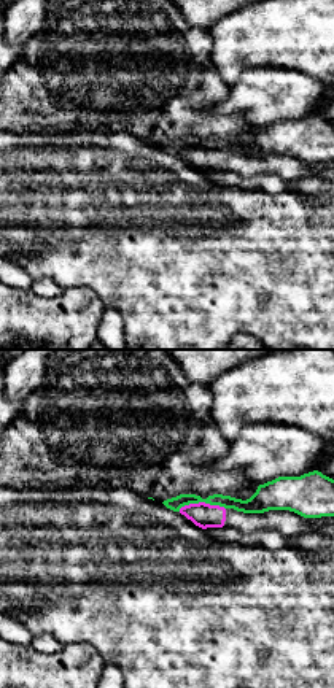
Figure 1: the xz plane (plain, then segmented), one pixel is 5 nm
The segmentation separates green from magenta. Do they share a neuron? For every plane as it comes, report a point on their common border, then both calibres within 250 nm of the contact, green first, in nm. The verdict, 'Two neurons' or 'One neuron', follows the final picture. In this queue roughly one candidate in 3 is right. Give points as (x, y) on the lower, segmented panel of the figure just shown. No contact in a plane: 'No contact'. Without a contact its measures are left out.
Touches green at (201, 501). Thickness 80 nm (green) against 130 nm

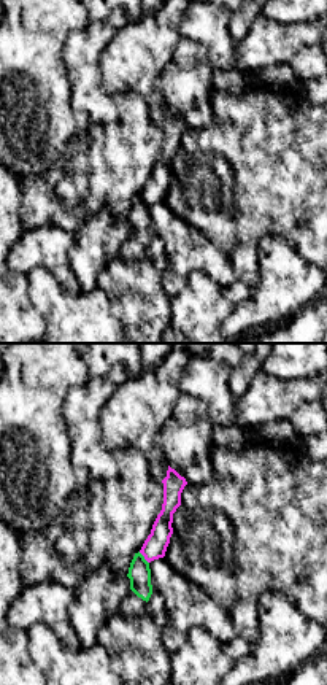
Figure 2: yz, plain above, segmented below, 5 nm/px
Touches green at (143, 558). Thickness 110 nm (green) against 120 nm

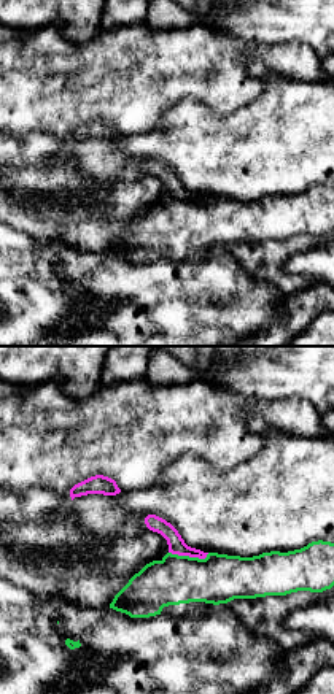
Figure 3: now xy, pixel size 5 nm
Touches green at (188, 556). Thickness 260 nm (green) against 90 nm

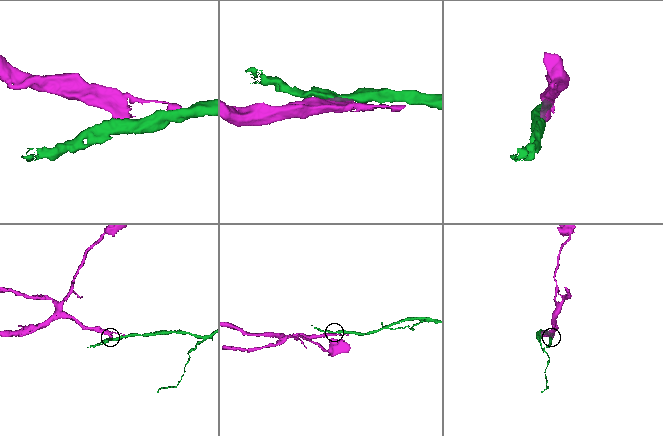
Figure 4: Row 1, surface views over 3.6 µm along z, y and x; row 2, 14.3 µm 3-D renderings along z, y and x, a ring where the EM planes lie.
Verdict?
Two neurons

